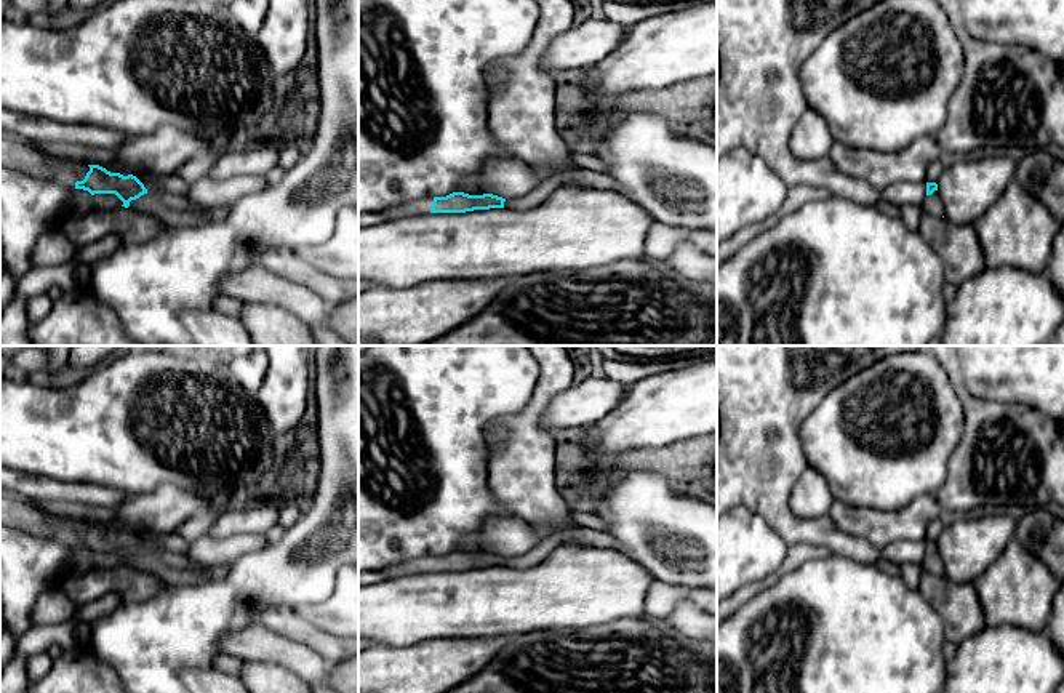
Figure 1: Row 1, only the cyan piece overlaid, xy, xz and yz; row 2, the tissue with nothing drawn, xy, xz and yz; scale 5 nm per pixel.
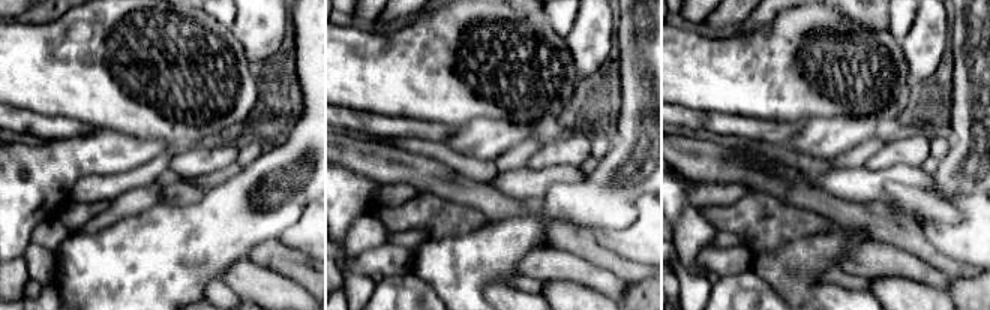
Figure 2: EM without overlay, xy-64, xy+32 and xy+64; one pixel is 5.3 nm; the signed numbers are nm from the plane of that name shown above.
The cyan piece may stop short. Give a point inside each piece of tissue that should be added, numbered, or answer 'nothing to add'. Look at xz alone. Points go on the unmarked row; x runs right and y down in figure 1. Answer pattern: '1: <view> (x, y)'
1: xz (421, 564)

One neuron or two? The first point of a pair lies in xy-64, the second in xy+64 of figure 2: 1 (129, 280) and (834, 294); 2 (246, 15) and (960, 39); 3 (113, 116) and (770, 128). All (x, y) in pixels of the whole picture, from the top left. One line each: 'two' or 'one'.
1: two
2: two
3: two

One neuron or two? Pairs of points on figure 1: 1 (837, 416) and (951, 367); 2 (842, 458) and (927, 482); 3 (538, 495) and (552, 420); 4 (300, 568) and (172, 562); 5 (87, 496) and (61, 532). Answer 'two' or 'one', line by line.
1: two
2: one
3: two
4: two
5: two

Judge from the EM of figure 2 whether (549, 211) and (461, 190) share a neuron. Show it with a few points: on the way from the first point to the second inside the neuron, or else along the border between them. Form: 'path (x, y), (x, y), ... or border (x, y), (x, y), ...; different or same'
border (542, 202), (537, 211), (506, 219); different

